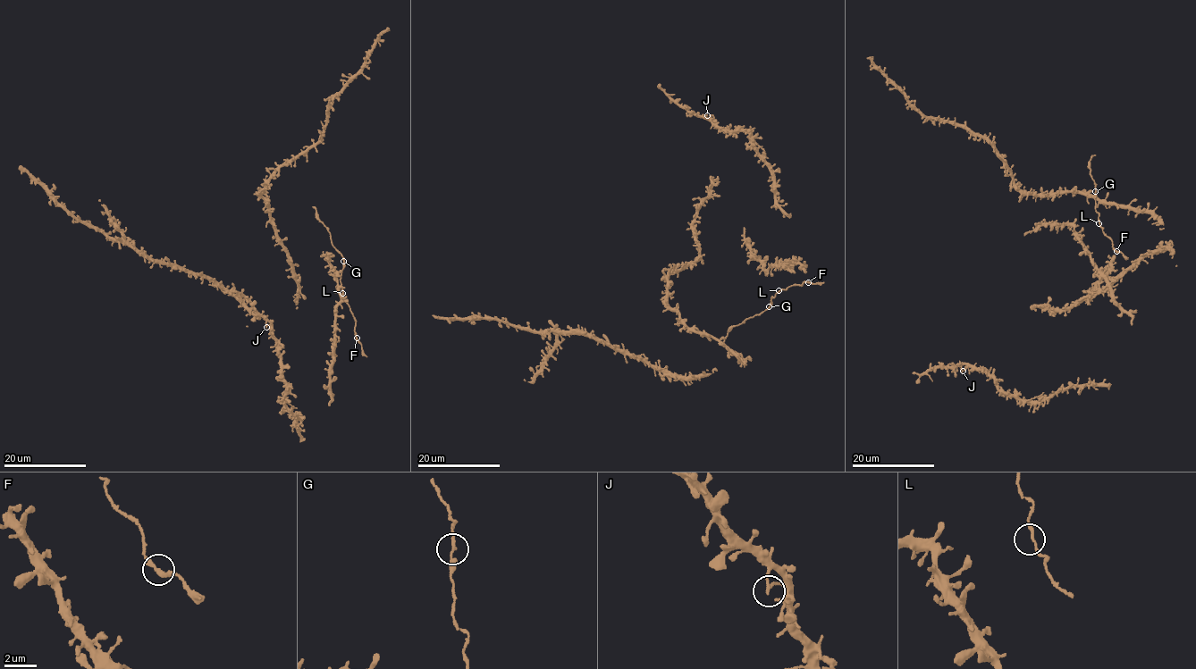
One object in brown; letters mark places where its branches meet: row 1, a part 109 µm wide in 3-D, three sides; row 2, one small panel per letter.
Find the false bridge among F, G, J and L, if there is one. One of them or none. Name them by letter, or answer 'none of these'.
none of these

